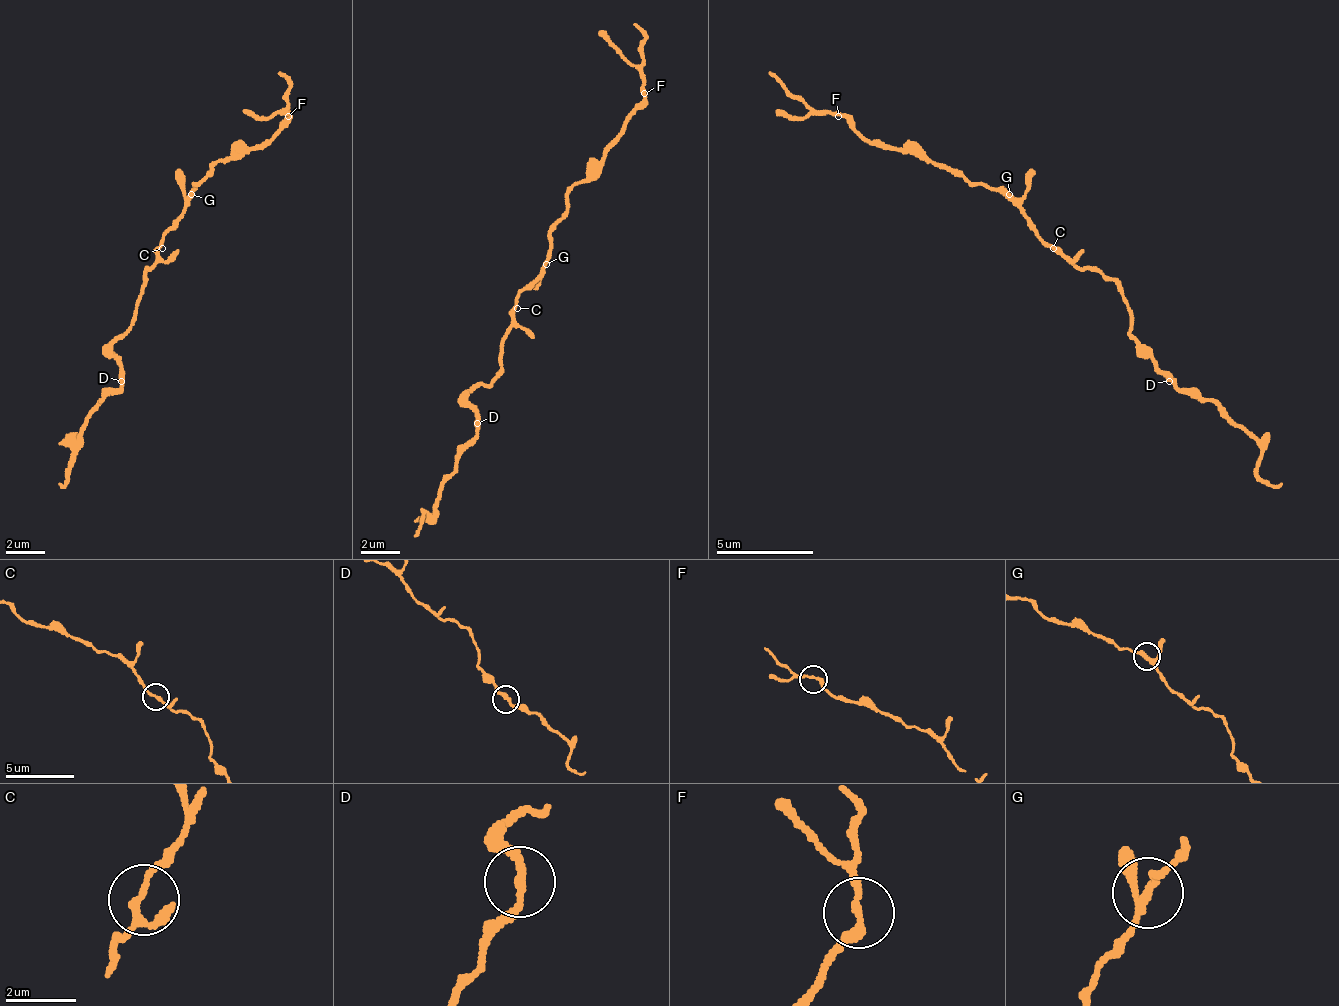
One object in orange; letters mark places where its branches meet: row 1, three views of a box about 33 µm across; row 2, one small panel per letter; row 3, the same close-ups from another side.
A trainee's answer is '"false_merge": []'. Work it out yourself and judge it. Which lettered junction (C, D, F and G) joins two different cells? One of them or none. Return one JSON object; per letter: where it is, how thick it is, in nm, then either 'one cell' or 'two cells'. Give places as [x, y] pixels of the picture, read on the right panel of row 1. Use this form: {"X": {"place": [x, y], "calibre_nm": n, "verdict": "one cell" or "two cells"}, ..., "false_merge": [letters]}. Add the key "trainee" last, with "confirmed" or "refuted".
{"C": {"place": [1053, 248], "calibre_nm": 200, "verdict": "one cell"}, "D": {"place": [1169, 381], "calibre_nm": 240, "verdict": "one cell"}, "F": {"place": [838, 116], "calibre_nm": 240, "verdict": "one cell"}, "G": {"place": [1009, 194], "calibre_nm": 180, "verdict": "one cell"}, "false_merge": [], "trainee": "confirmed"}

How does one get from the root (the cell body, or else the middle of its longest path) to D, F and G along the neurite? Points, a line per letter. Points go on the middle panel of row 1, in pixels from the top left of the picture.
D: (512, 308), (512, 327), (502, 342), (502, 366), (488, 386), (478, 386), (468, 395), (468, 405), (478, 425)
F: (512, 308), (546, 264), (551, 225), (566, 210), (566, 195), (605, 152), (644, 93)
G: (512, 308), (546, 264)

